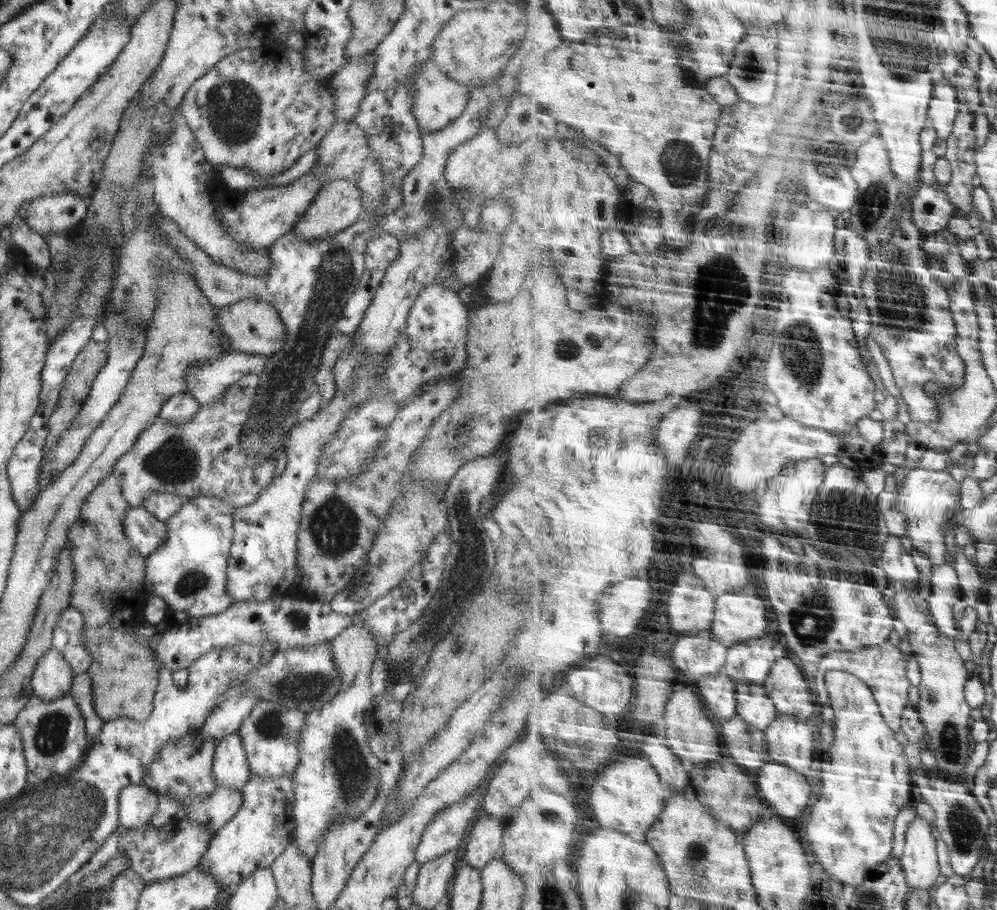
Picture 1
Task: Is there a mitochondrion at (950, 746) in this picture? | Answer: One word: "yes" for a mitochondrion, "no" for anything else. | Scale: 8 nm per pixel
yes

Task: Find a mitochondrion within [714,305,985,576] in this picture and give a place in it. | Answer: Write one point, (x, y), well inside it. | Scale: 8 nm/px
(849, 518)

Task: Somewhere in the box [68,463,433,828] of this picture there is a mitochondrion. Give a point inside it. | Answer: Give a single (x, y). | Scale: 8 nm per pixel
(347, 764)

